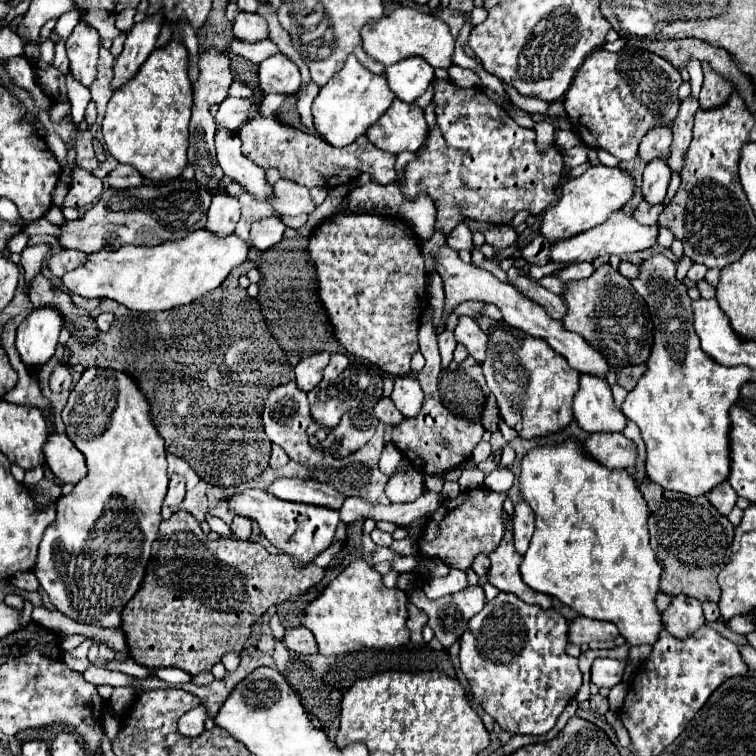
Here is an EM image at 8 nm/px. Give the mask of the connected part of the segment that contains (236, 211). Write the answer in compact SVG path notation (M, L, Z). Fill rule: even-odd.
M217 191L207 211L207 229L221 237L229 235L235 231L239 215L241 215L241 209L239 209L237 197L229 195L227 191Z

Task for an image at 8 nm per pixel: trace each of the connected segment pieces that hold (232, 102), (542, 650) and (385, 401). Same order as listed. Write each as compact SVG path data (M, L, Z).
M253 95L247 99L227 97L217 109L215 123L221 123L221 127L229 127L229 131L237 131L245 123L245 119L253 115L253 109L259 101L261 101L259 95Z
M499 593L493 601L487 601L485 607L469 621L467 631L461 635L461 671L465 673L473 699L487 711L505 731L511 733L533 733L543 735L553 729L557 717L575 697L581 687L579 659L565 653L567 647L567 619L549 609L541 611L537 605L527 605L517 599L517 595Z
M381 397L379 401L377 401L377 405L375 405L375 415L377 415L377 419L381 419L383 423L387 423L387 425L397 425L397 423L401 423L403 419L405 419L405 415L401 415L401 411L397 411L397 407L393 407L393 401L391 401L391 397Z

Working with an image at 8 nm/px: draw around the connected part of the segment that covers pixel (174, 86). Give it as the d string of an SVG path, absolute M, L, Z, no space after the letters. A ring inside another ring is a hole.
M167 41L165 47L153 49L129 85L121 85L117 91L113 91L107 103L103 139L109 153L119 163L133 165L151 181L175 179L187 165L187 125L193 105L189 57L191 55L181 41Z

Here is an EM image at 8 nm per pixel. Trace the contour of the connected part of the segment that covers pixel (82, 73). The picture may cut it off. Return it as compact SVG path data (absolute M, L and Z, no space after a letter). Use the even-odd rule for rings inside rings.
M79 21L65 43L69 61L71 61L71 73L87 87L93 83L97 75L95 65L97 65L99 43L101 39L97 29L91 27L87 21Z

